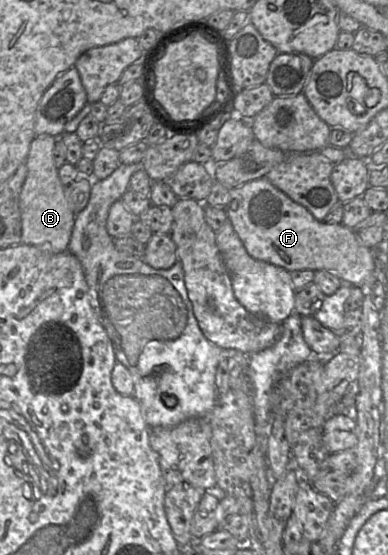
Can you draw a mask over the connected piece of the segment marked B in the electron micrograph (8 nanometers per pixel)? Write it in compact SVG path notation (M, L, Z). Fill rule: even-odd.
M42 134L32 140L23 162L27 166L27 176L19 195L20 243L49 249L55 253L67 250L76 216L64 192L59 169L54 163L53 151L57 139L58 137Z

